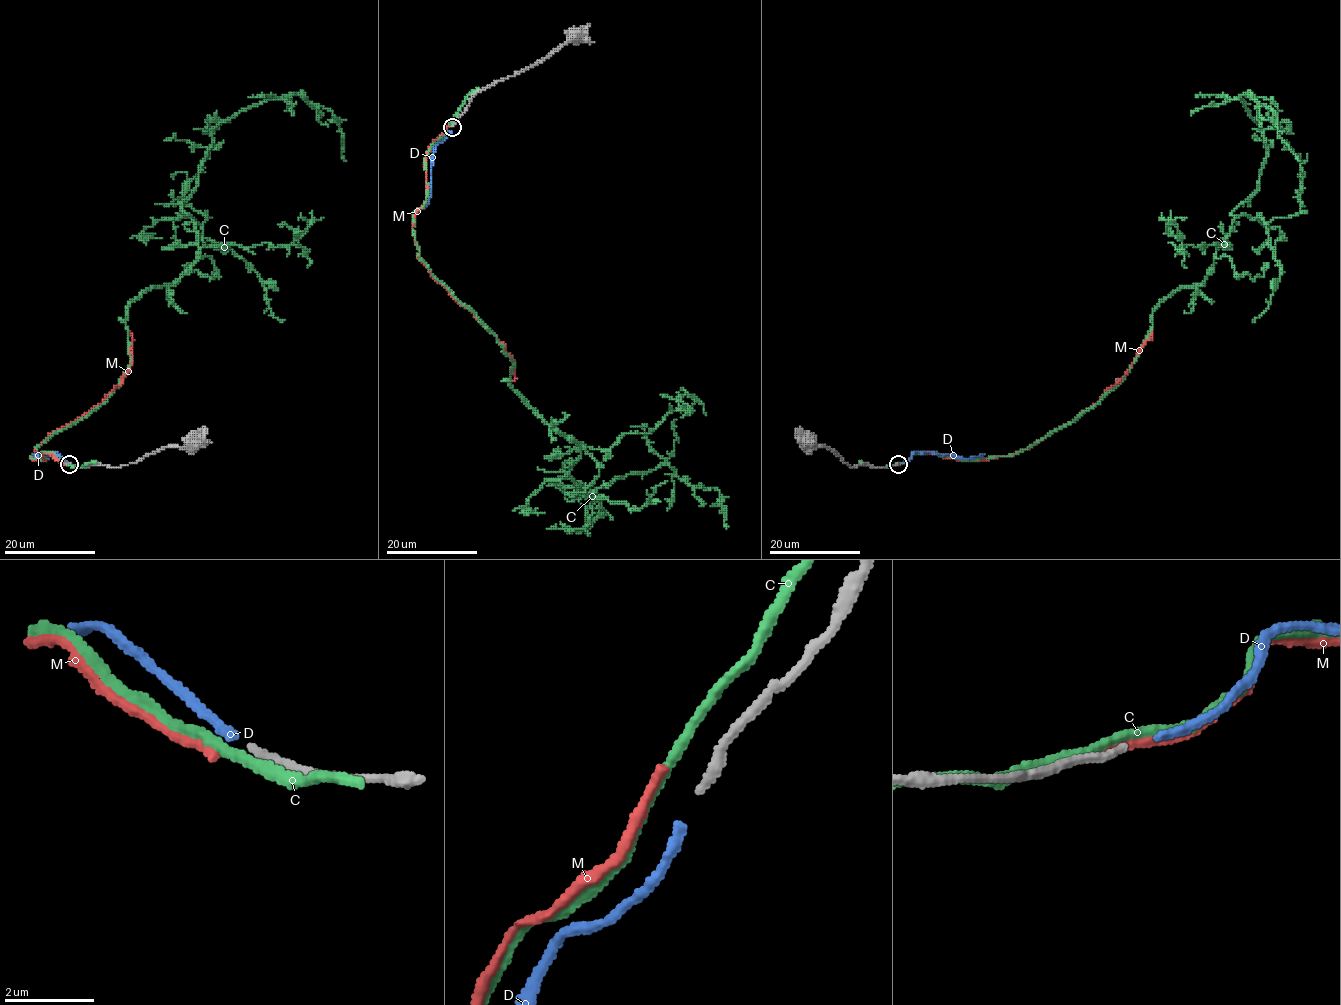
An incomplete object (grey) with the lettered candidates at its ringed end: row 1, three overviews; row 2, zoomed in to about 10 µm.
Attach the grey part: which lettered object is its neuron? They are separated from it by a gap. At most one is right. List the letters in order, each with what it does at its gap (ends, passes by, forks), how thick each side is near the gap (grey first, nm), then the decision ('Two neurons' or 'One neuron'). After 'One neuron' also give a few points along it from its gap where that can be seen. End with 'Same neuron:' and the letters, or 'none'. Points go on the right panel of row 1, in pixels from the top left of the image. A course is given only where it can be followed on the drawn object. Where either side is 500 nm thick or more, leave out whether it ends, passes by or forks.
C: It passes by. Thickness 180 nm (grey) against 200 nm. Two neurons
D: It ends there. Thickness 180 nm (grey) against 190 nm. One neuron. Its course: (902, 463), (914, 452), (967, 458), (985, 453)
M: It ends there. Thickness 180 nm (grey) against 200 nm. Two neurons
Same neuron: D

